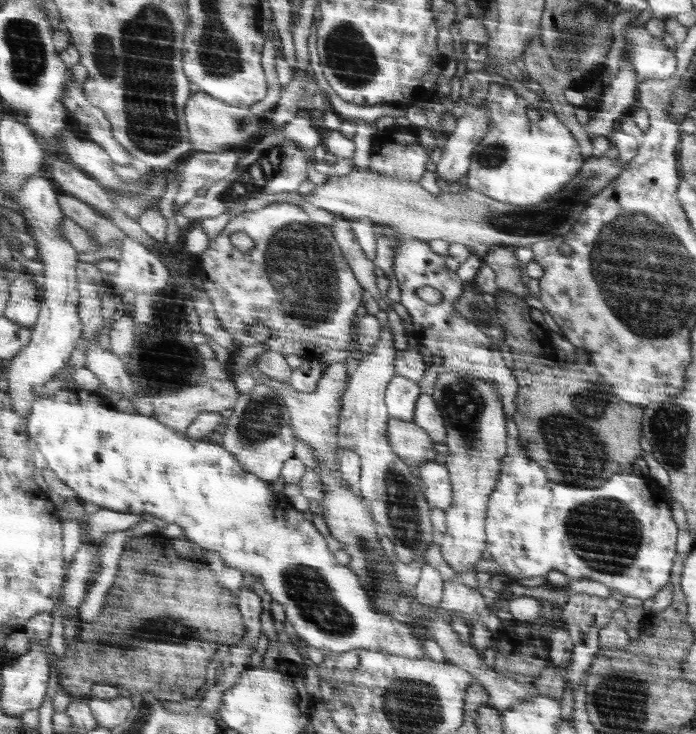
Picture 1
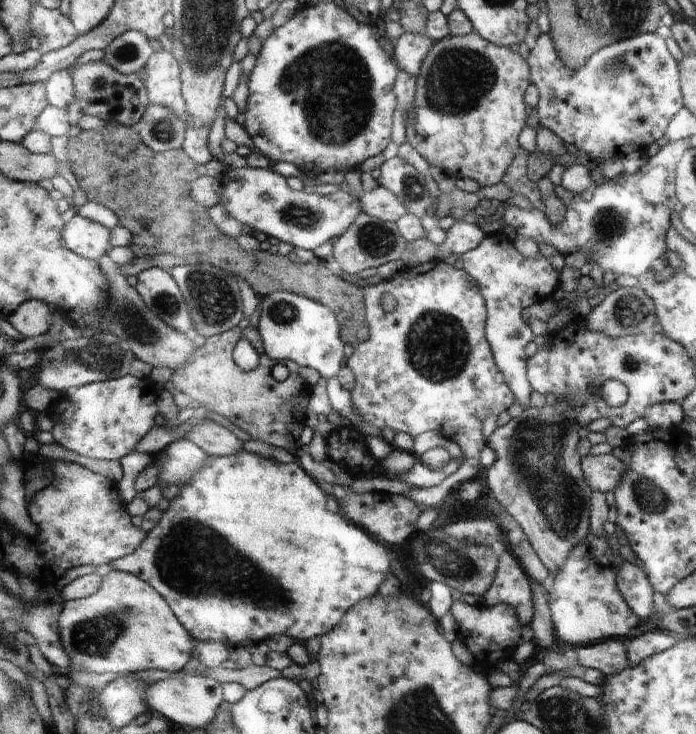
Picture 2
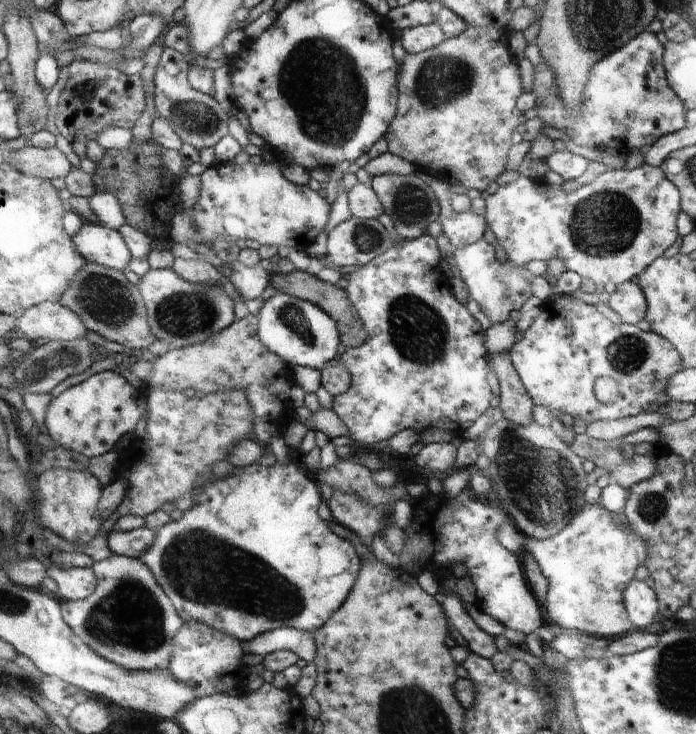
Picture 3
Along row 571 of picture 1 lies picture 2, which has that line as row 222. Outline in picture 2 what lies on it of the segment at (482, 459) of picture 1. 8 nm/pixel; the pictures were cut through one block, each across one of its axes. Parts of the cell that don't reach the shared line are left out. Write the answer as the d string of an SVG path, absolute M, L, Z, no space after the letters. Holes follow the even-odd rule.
M454 222L446 231L446 240L439 246L438 260L446 256L462 256L478 247L486 238L484 228L468 222Z

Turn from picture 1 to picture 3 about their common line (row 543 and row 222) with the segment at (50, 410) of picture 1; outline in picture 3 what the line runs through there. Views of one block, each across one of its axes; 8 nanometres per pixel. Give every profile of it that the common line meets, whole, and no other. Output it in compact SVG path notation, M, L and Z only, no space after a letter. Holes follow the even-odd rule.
M251 161L245 164L216 163L204 170L202 177L202 198L192 211L194 220L204 236L204 242L211 247L211 243L218 238L224 238L228 242L243 243L248 238L258 240L260 244L271 244L272 246L288 246L296 250L306 251L312 244L316 234L326 226L330 206L324 206L324 198L320 198L308 185L296 186L284 180L280 174L280 168L276 168L276 161L258 164L254 166Z

